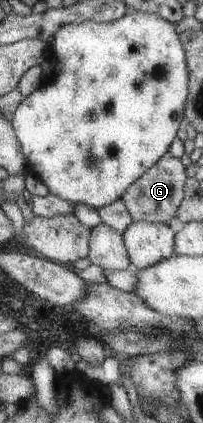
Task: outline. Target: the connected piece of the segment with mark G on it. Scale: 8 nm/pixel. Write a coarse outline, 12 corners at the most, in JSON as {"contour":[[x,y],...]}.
{"contour":[[164,155],[121,195],[133,221],[167,224],[187,178]]}

